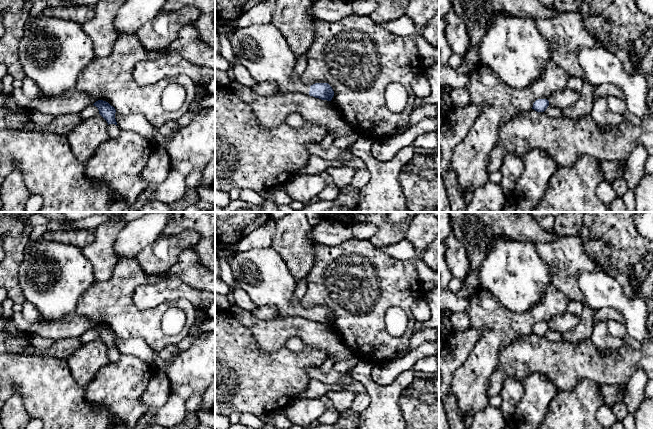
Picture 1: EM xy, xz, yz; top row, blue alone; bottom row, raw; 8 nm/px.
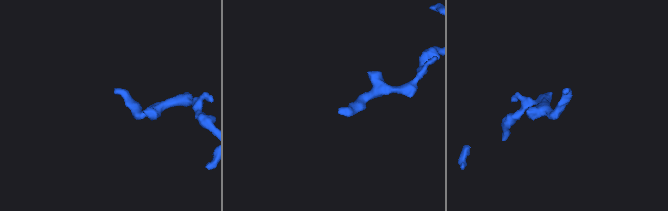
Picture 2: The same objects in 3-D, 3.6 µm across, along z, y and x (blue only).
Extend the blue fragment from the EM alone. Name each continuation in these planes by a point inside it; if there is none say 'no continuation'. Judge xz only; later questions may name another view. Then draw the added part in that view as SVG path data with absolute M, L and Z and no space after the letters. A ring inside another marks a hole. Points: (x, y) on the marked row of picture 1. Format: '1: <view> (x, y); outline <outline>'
1: xz (261, 48); outline M272 23L235 28L229 41L237 63L243 65L256 82L273 82L281 94L309 94L310 86L293 76L298 59Z

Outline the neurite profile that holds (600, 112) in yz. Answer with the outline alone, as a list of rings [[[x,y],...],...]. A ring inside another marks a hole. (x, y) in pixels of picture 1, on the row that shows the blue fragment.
[[[606,98],[594,101],[590,115],[601,129],[607,127],[615,128],[625,121],[623,116],[612,113],[609,110]]]

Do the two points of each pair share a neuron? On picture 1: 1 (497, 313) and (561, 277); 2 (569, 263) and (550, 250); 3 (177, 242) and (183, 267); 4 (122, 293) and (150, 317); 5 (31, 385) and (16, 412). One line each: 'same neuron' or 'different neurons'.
1: different neurons
2: same neuron
3: different neurons
4: same neuron
5: different neurons

